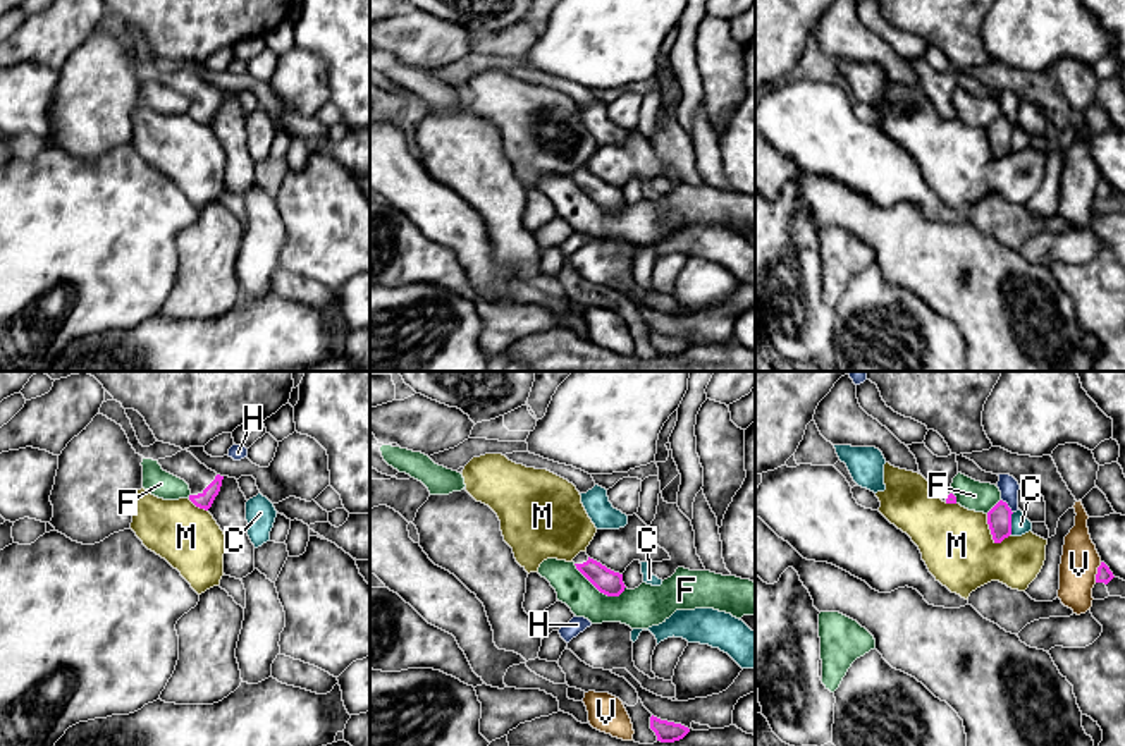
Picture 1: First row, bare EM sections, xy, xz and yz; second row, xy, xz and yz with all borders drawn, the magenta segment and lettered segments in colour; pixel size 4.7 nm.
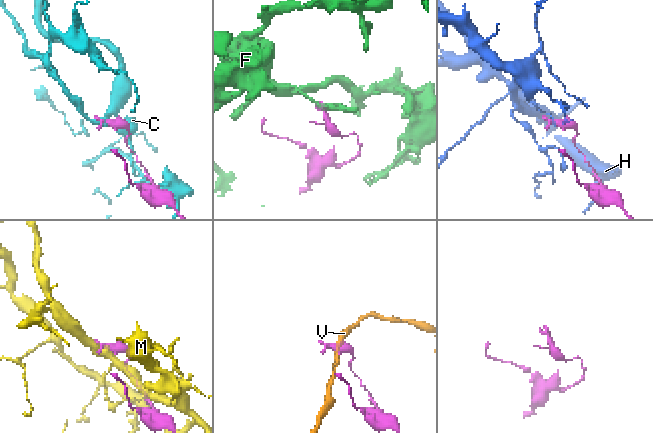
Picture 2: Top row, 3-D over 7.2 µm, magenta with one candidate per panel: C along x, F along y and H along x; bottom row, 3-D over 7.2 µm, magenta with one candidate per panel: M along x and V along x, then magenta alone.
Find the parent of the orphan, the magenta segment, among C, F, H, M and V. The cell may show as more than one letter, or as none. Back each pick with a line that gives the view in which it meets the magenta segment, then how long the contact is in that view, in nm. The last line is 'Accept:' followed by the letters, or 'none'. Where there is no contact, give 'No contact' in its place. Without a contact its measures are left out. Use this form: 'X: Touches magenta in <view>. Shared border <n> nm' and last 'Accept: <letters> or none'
Accept: none

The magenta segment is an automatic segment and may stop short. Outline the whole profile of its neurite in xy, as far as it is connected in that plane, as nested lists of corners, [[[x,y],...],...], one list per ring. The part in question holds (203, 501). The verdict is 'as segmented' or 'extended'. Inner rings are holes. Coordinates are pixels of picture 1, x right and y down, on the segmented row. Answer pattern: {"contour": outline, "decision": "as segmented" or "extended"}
{"contour": [[[181,450],[172,457],[158,459],[163,471],[184,480],[189,485],[189,500],[208,511],[220,492],[224,476],[208,469],[191,452]]], "decision": "extended"}

